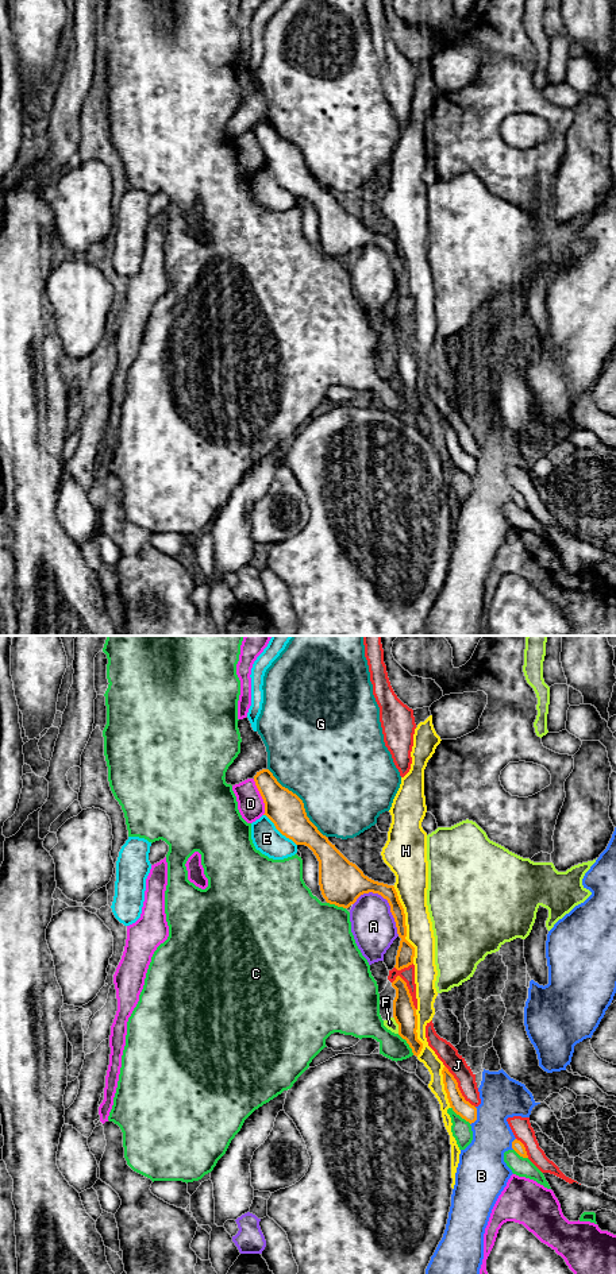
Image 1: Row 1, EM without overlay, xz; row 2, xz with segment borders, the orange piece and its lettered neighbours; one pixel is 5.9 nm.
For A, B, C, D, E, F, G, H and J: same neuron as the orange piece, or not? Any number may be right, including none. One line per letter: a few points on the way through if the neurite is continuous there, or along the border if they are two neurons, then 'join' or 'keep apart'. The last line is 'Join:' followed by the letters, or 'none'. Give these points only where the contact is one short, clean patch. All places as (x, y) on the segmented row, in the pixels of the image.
A: keep apart
B: keep apart
C: keep apart
D: keep apart
E: border xz (264, 814), (296, 845); keep apart
F: border xz (393, 1016), (399, 1033); keep apart
G: keep apart
H: keep apart
J: keep apart
Join: none

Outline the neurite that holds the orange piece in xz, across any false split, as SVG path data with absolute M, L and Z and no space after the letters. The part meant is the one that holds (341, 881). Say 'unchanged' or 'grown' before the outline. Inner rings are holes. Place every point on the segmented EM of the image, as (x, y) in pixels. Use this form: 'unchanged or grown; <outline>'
unchanged; M269 769L254 776L265 803L265 814L276 829L296 845L308 846L319 861L319 885L327 903L349 908L363 893L378 893L388 900L401 938L396 956L397 970L413 964L415 947L405 939L404 908L393 885L374 881L350 862L307 816L303 800L282 787Z

